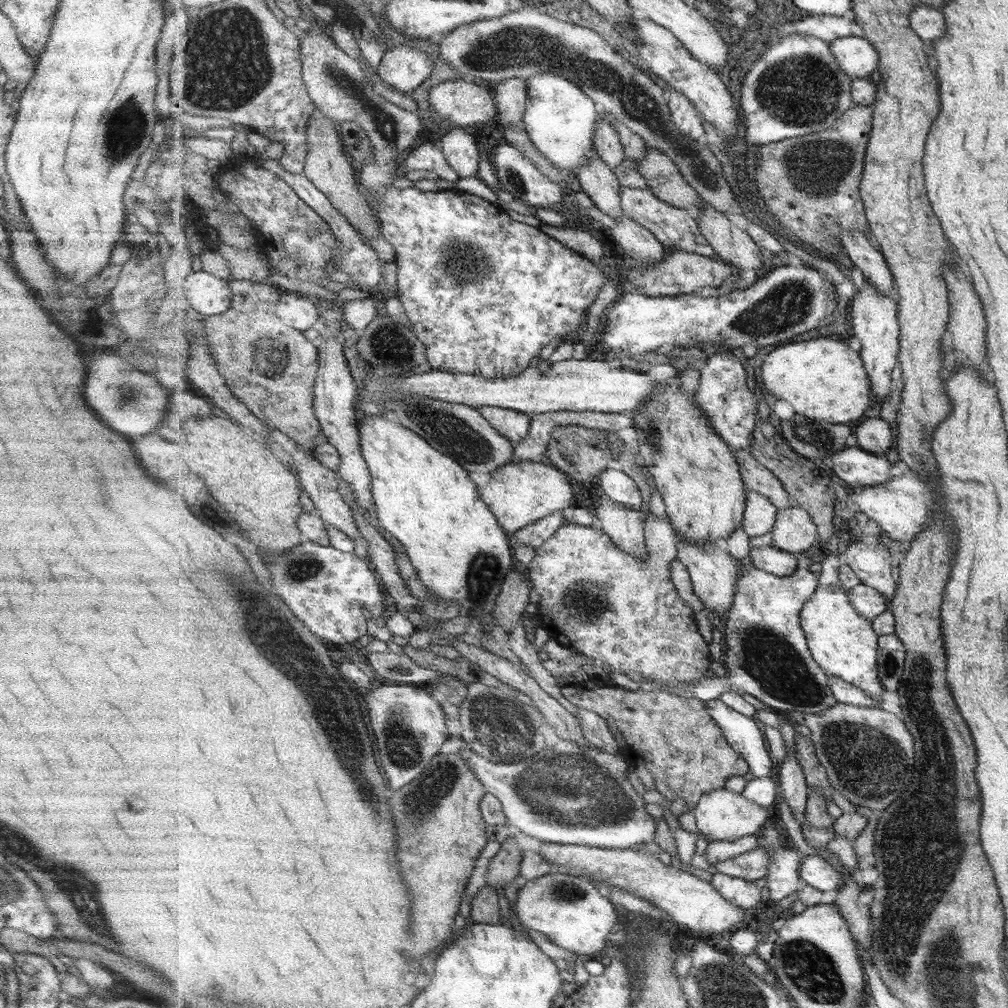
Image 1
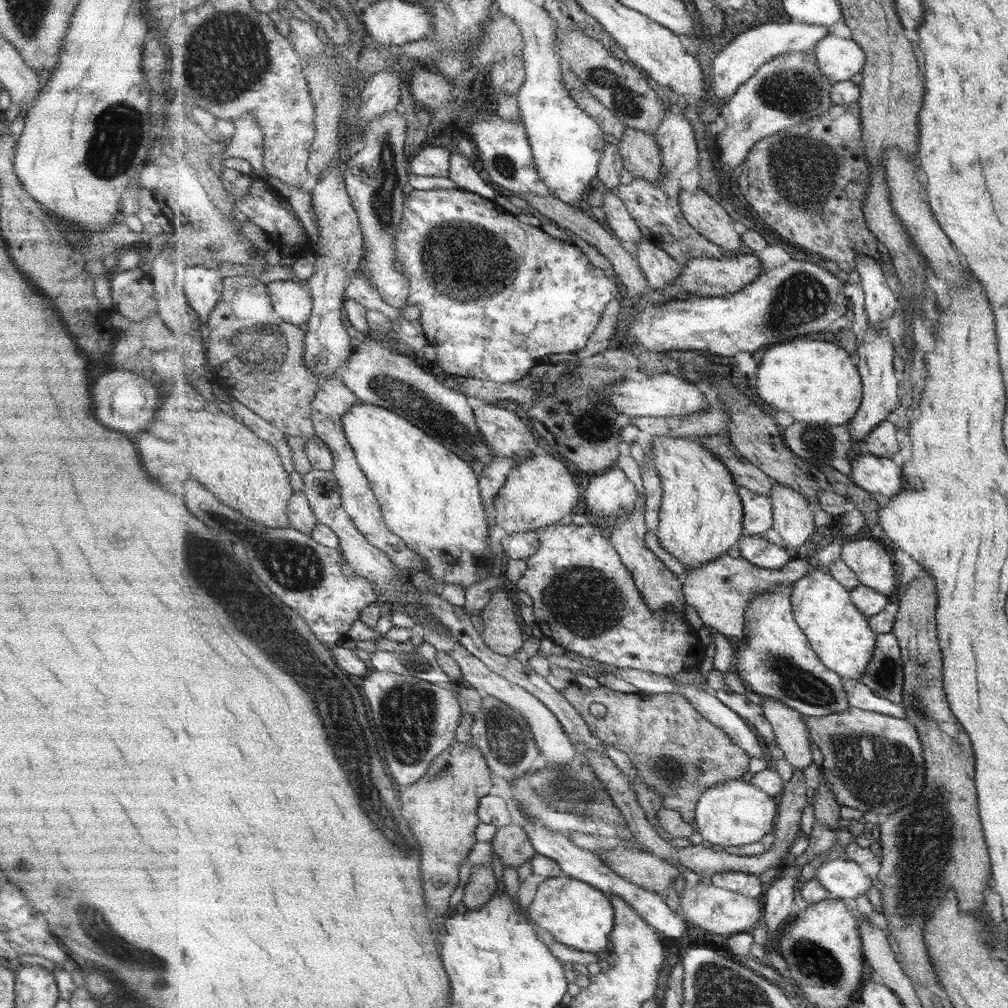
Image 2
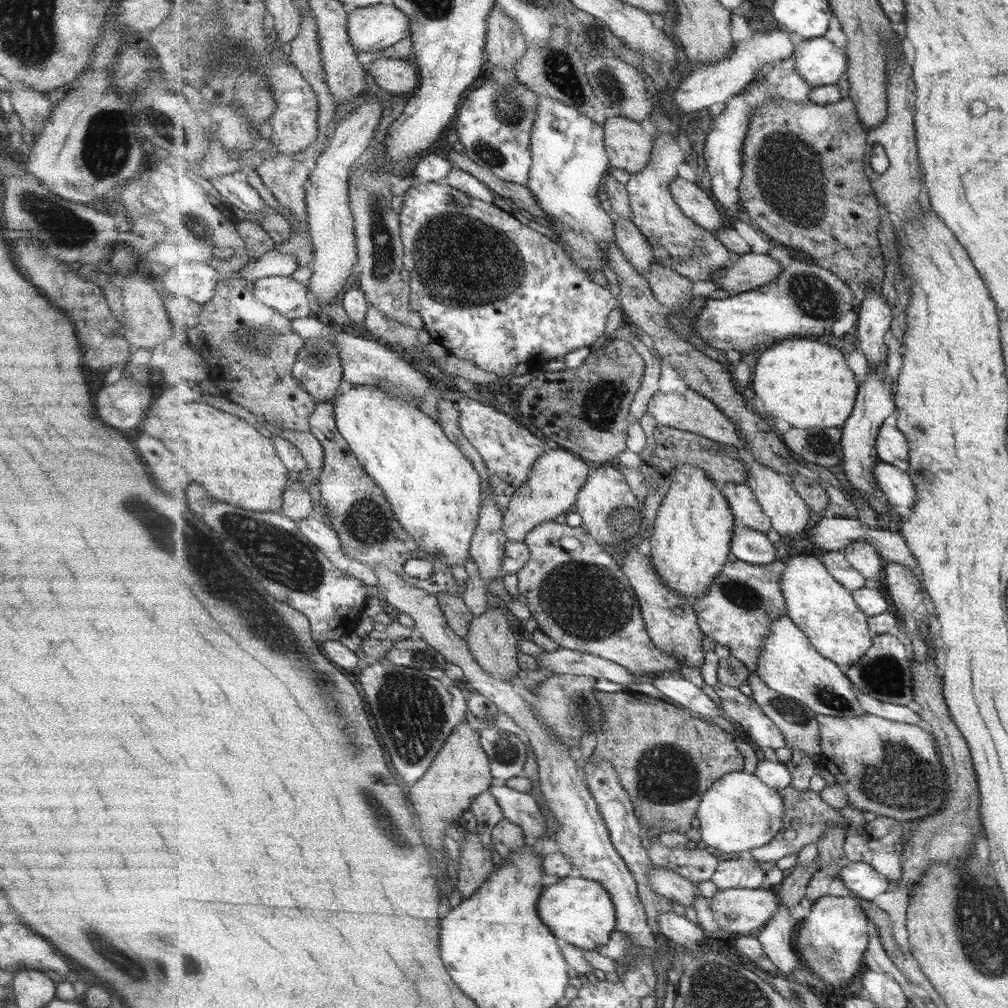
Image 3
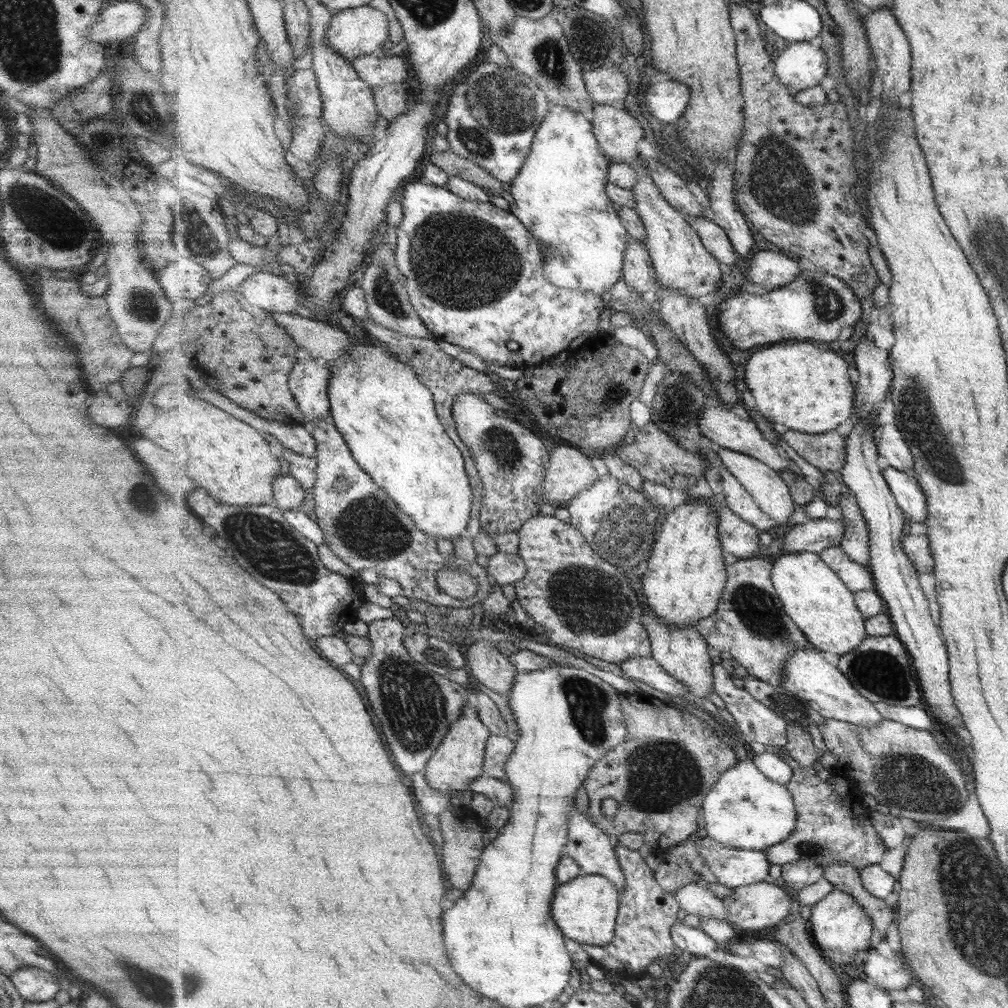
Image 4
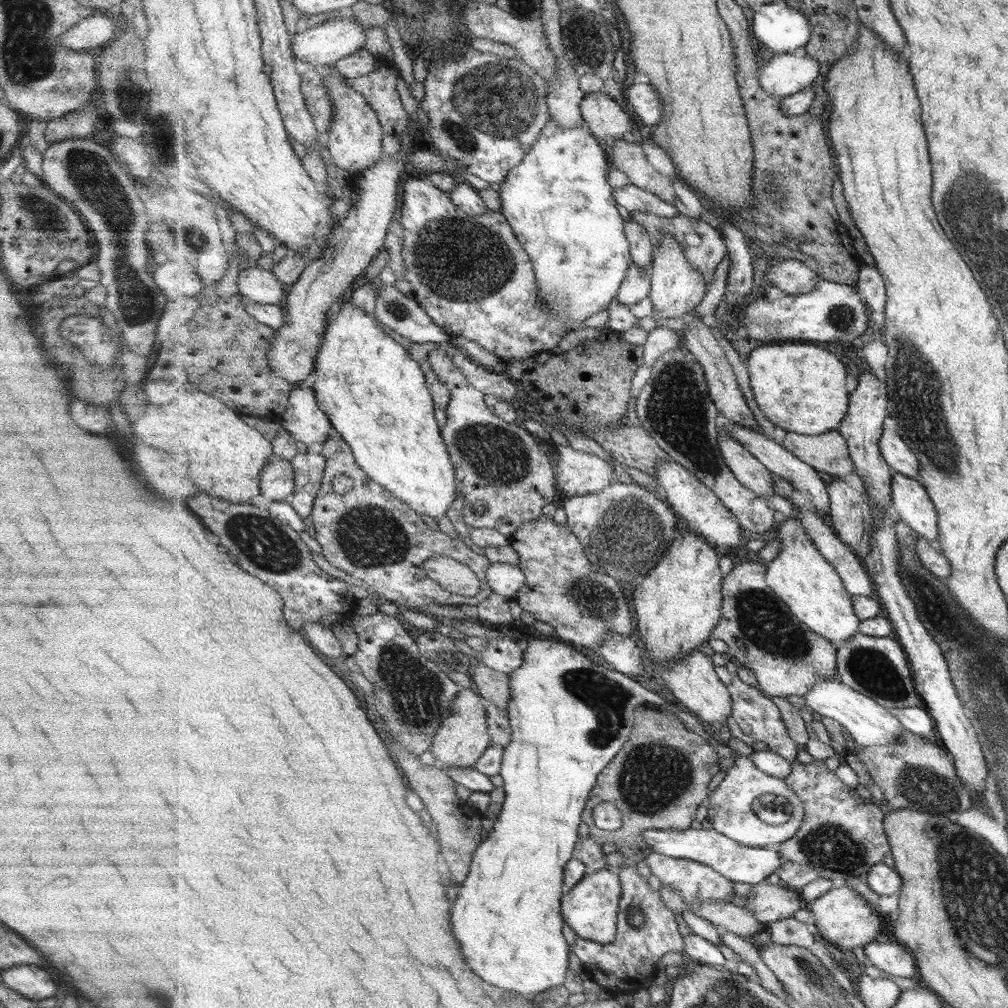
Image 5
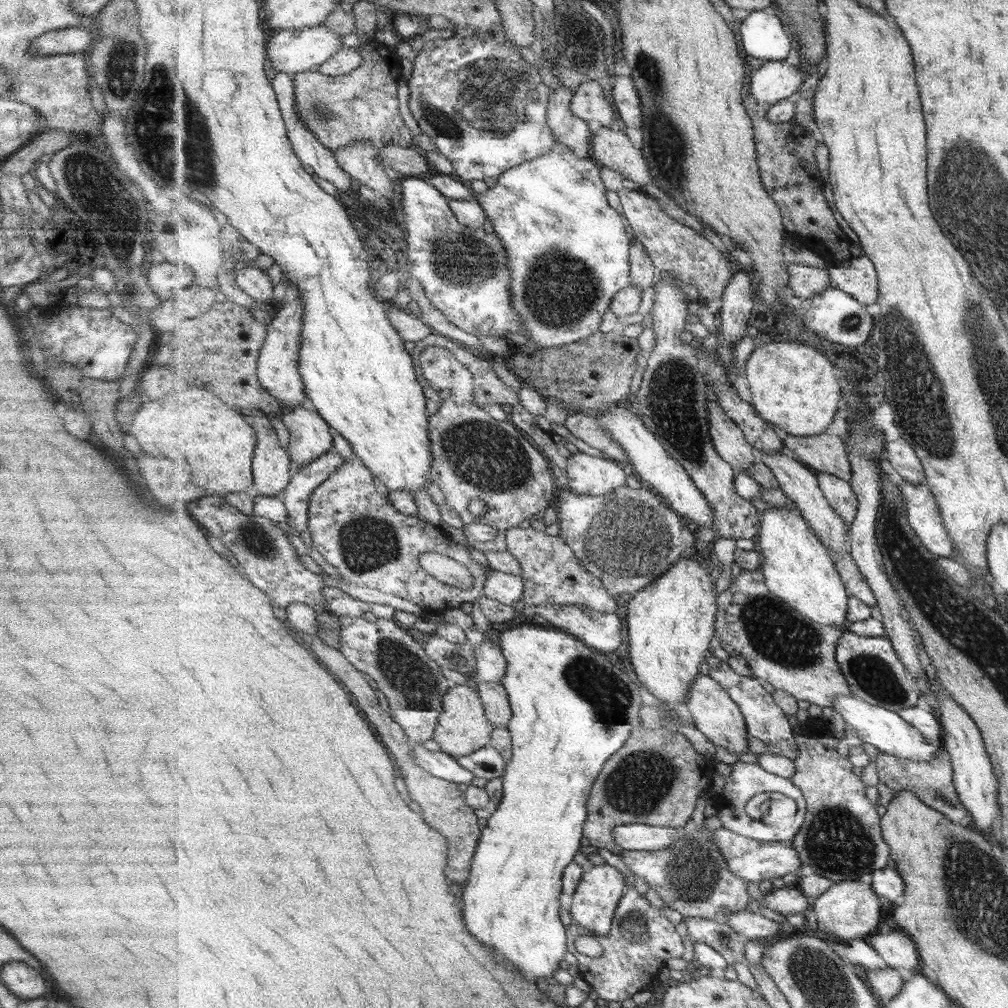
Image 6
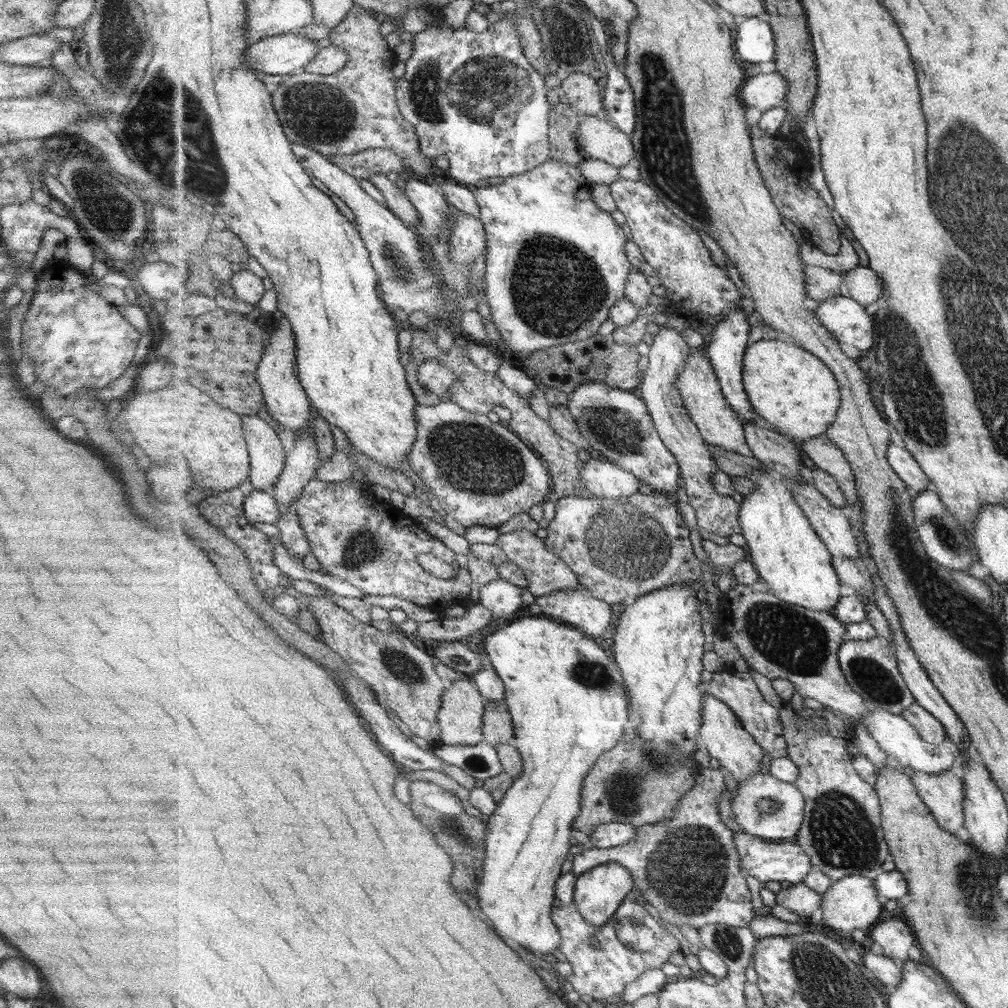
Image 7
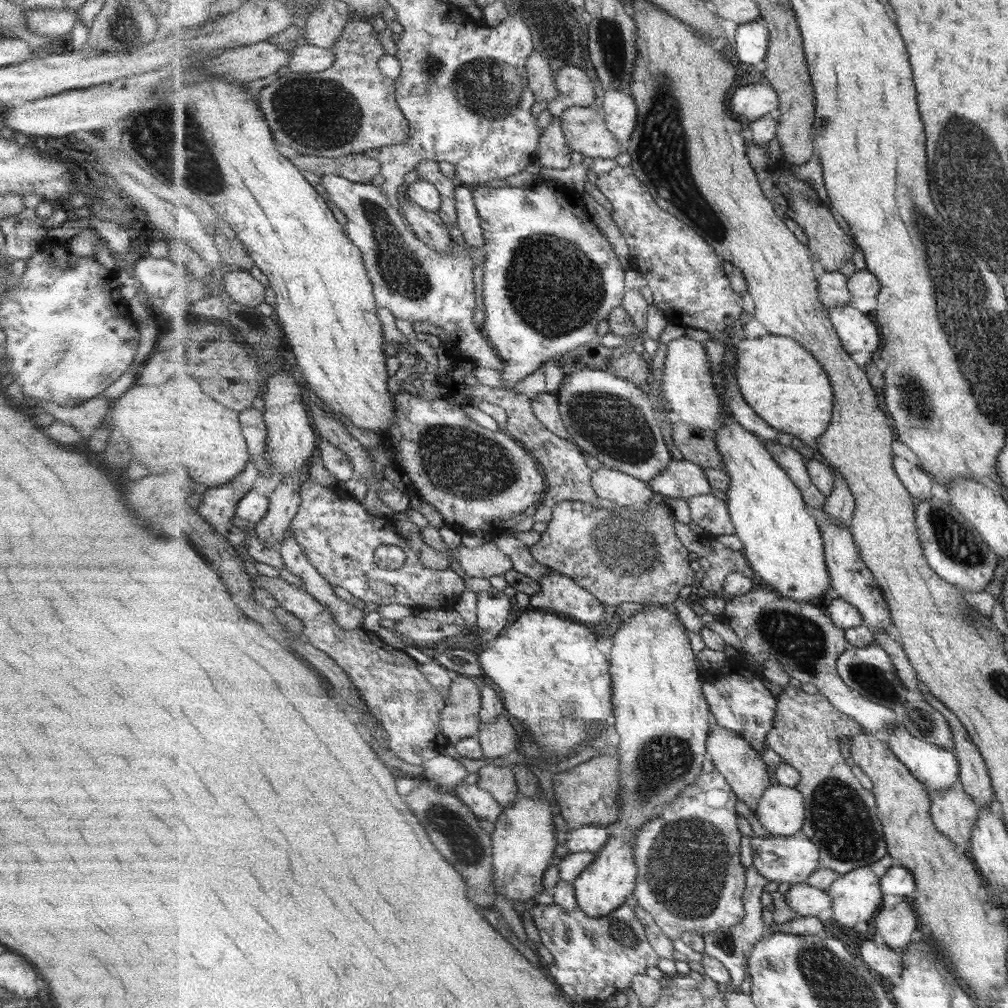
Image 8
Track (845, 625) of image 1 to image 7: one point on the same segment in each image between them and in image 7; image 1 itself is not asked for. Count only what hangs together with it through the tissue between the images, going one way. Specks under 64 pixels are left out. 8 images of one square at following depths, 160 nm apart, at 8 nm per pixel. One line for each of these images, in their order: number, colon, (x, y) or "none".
2: (842, 636)
3: (819, 605)
4: (816, 598)
5: (802, 577)
6: (798, 568)
7: (788, 553)

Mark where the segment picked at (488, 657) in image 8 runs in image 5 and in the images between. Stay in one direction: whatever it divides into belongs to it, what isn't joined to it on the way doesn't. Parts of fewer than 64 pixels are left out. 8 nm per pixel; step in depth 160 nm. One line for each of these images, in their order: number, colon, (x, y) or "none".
5: (570, 717)
6: (573, 709)
7: (568, 699)

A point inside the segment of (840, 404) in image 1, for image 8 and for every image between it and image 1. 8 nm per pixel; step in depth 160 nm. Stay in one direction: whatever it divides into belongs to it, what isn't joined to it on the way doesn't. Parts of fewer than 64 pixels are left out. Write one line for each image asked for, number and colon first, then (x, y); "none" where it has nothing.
2: (815, 381)
3: (809, 384)
4: (808, 389)
5: (801, 387)
6: (793, 385)
7: (791, 388)
8: (785, 383)

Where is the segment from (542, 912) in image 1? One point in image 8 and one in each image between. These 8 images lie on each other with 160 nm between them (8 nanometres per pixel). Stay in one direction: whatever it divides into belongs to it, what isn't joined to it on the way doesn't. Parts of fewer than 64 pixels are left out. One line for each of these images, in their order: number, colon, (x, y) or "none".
2: (578, 915)
3: (582, 912)
4: (586, 909)
5: (591, 908)
6: (594, 904)
7: (598, 894)
8: (662, 716)

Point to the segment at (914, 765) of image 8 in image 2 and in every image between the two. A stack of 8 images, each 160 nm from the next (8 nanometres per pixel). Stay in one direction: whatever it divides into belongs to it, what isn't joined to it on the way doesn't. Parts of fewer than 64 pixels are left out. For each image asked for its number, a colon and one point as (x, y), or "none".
2: (777, 661)
3: (790, 664)
4: (814, 676)
5: (869, 723)
6: (887, 730)
7: (897, 737)

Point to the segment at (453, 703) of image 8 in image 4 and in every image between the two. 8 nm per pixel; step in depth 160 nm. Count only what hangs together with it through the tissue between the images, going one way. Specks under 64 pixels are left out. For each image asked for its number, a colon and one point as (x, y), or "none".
4: (459, 760)
5: (465, 735)
6: (463, 728)
7: (463, 707)

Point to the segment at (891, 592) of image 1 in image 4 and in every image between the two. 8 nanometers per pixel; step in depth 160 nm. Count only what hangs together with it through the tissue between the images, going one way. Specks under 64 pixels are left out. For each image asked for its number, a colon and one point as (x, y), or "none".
2: (871, 560)
3: (863, 557)
4: (857, 543)

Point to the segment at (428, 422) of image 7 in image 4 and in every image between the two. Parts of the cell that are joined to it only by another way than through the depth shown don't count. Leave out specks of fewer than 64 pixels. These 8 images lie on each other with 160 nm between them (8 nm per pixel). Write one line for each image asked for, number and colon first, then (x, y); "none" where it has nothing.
4: (512, 461)
5: (500, 463)
6: (475, 456)

